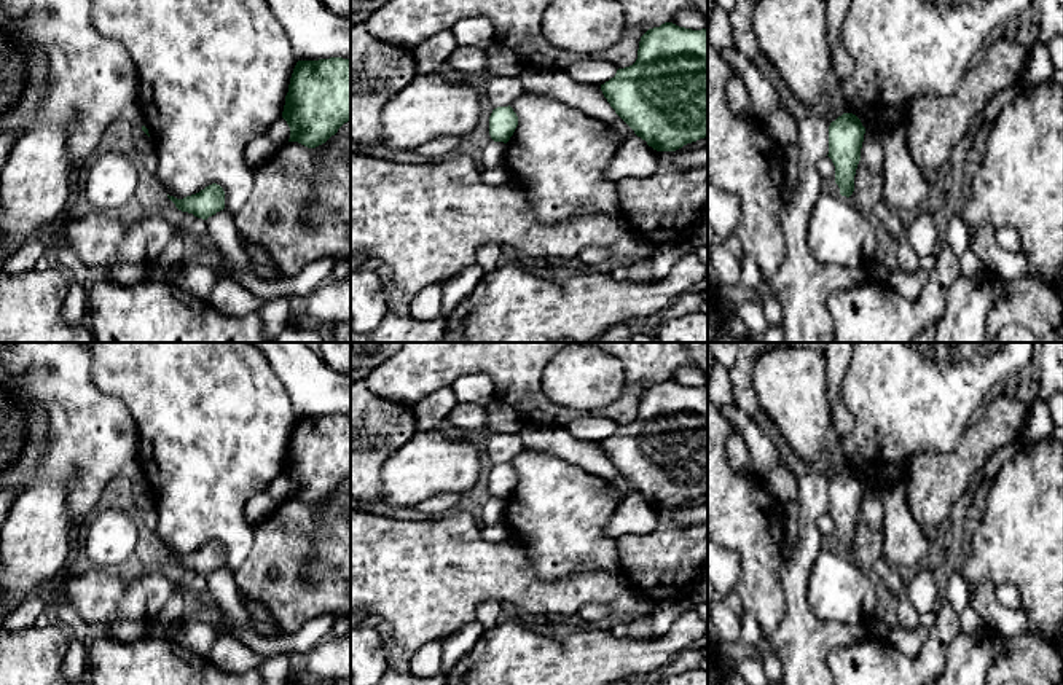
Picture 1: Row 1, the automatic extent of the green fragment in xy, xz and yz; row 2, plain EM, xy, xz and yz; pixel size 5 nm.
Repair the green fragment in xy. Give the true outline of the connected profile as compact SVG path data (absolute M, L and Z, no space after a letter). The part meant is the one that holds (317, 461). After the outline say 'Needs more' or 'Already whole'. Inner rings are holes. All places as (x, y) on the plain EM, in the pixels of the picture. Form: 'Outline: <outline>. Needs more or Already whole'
Outline: M351 416L298 417L282 475L290 484L288 499L316 505L335 492L351 478Z. Already whole

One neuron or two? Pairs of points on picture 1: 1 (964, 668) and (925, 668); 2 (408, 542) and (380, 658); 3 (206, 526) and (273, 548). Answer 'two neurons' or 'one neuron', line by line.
1: two neurons
2: two neurons
3: two neurons

